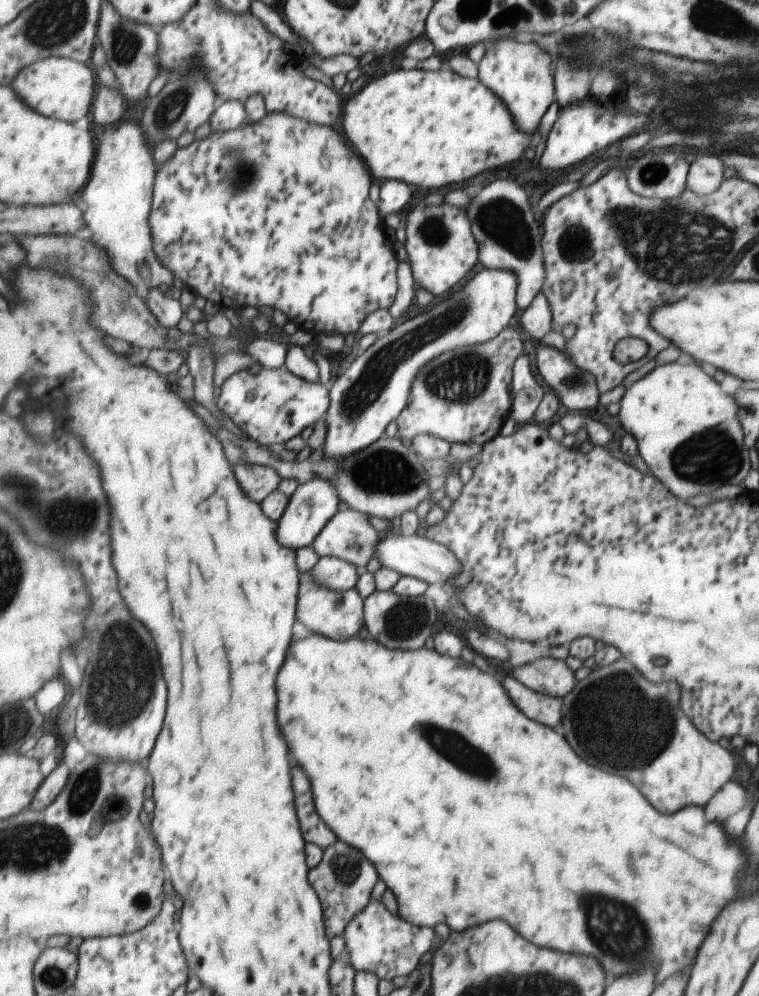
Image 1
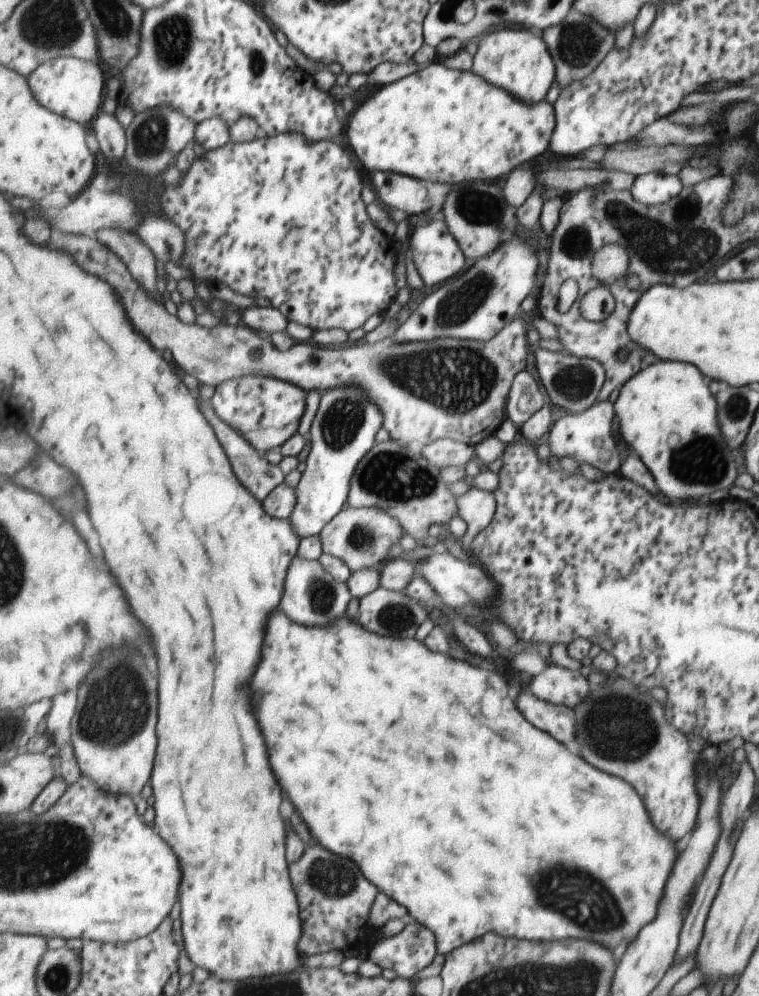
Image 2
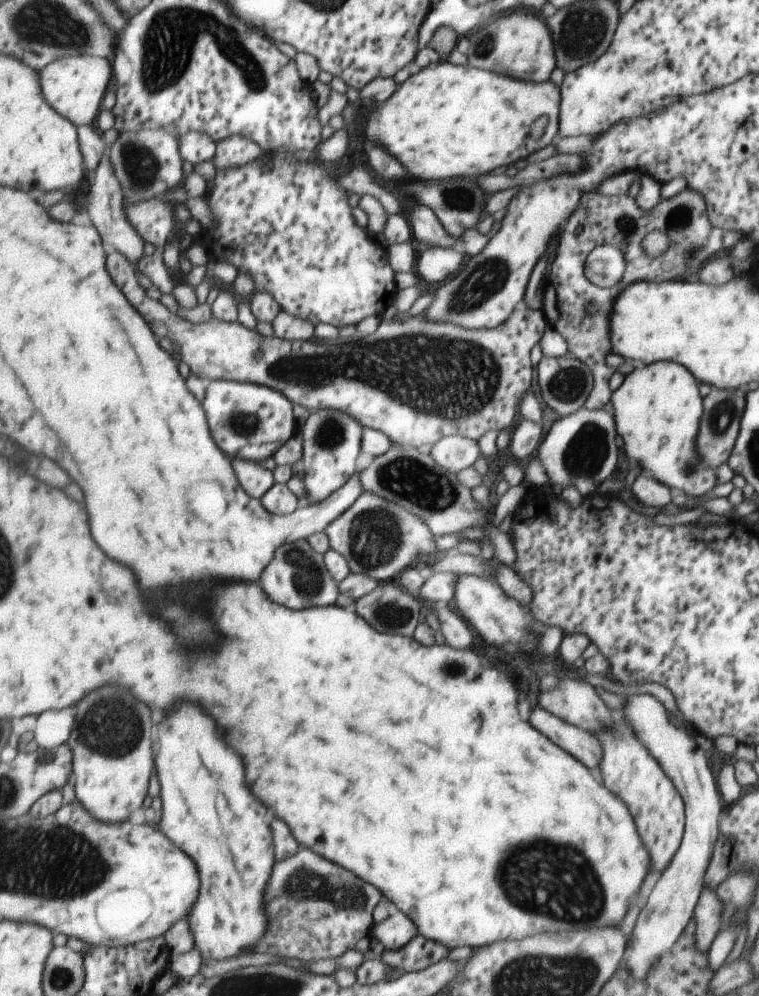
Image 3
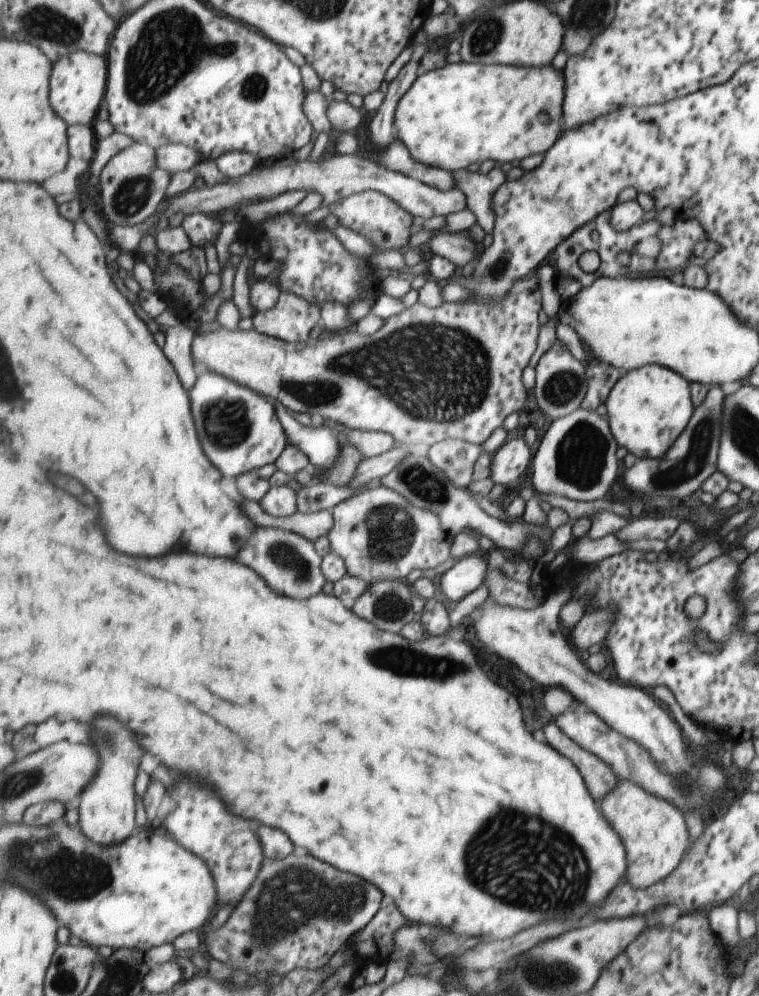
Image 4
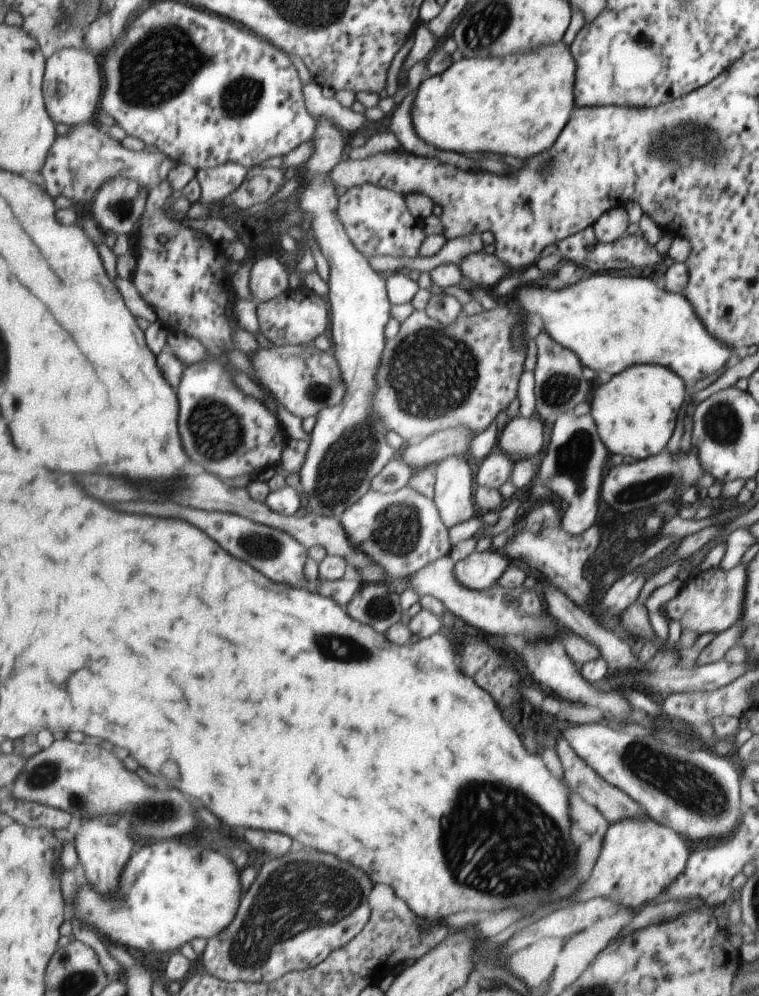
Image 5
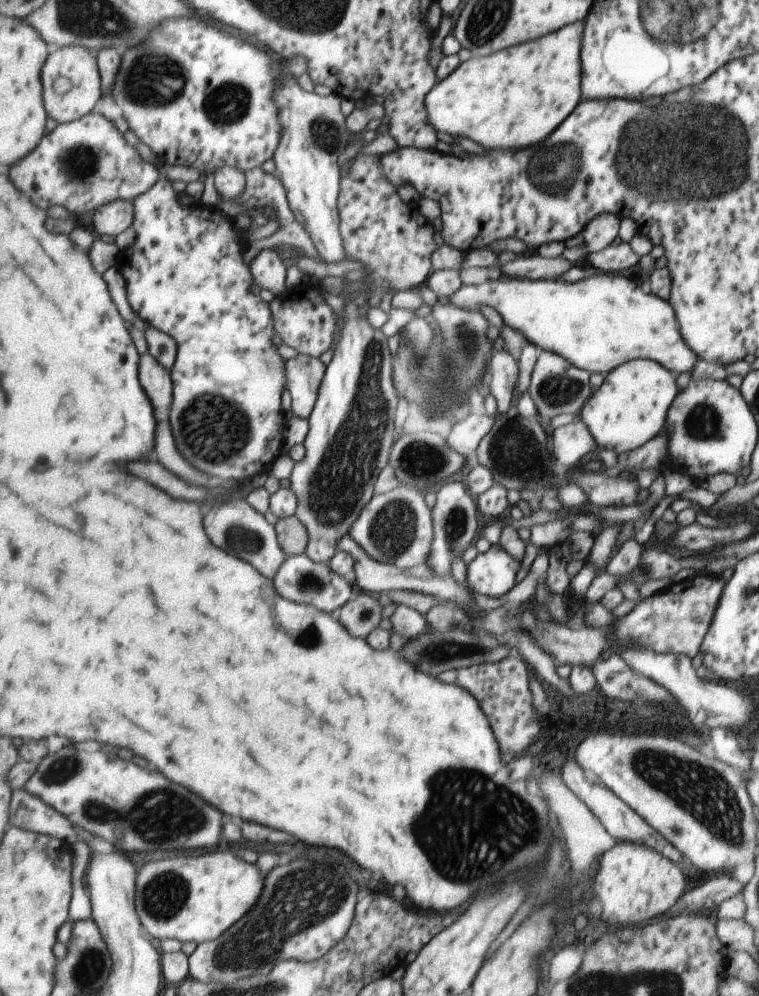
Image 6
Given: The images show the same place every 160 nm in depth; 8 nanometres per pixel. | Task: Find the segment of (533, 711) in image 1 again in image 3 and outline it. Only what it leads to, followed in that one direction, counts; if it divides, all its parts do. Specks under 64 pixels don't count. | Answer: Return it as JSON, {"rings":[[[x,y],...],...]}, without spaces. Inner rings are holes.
{"rings":[[[537,708],[531,714],[531,722],[539,732],[545,732],[545,736],[549,736],[557,746],[565,748],[567,752],[571,752],[573,756],[577,756],[577,760],[581,760],[581,764],[585,764],[585,768],[597,768],[602,759],[601,742],[592,734],[583,732],[581,728],[575,728],[567,722],[563,722],[561,718],[553,716],[551,712]]]}

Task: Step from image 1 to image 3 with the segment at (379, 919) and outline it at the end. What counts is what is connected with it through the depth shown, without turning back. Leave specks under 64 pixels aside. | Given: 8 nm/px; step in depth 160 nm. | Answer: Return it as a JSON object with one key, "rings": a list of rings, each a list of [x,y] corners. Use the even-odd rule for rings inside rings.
{"rings":[[[419,934],[400,951],[385,950],[382,960],[394,966],[400,973],[410,973],[441,962],[449,956],[449,951],[450,948],[442,942]]]}

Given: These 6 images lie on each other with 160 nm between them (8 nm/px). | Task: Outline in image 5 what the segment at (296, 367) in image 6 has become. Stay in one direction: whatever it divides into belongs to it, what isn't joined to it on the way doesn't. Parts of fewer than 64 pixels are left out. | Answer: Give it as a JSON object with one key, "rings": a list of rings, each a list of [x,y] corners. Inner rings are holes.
{"rings":[[[272,344],[269,348],[260,348],[249,357],[259,382],[272,392],[276,401],[287,411],[301,419],[317,417],[324,408],[343,400],[346,385],[333,348],[321,351],[313,344],[280,347]]]}

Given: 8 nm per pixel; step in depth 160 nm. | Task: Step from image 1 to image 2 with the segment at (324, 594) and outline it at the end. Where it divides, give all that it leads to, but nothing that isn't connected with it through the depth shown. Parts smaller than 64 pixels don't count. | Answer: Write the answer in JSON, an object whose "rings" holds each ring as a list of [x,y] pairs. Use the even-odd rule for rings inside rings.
{"rings":[[[297,554],[289,565],[285,579],[285,596],[281,598],[281,610],[299,624],[329,624],[346,616],[351,597],[353,596],[347,583],[334,580],[320,560],[304,559]]]}

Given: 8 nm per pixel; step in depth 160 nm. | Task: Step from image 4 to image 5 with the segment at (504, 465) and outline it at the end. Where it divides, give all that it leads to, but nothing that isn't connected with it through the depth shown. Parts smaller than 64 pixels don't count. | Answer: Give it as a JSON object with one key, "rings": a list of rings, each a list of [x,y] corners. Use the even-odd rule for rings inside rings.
{"rings":[[[495,448],[480,464],[477,473],[479,487],[500,489],[511,476],[515,461],[501,449]]]}

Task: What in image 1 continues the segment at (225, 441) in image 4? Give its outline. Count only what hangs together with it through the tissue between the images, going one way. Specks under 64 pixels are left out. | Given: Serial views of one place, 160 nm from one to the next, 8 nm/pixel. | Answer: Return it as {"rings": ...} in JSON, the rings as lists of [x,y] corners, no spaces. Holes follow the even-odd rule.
{"rings":[[[284,366],[278,369],[262,367],[256,374],[239,371],[223,383],[218,396],[218,407],[222,412],[249,438],[269,448],[285,446],[308,426],[325,418],[330,404],[327,385],[307,382]]]}

